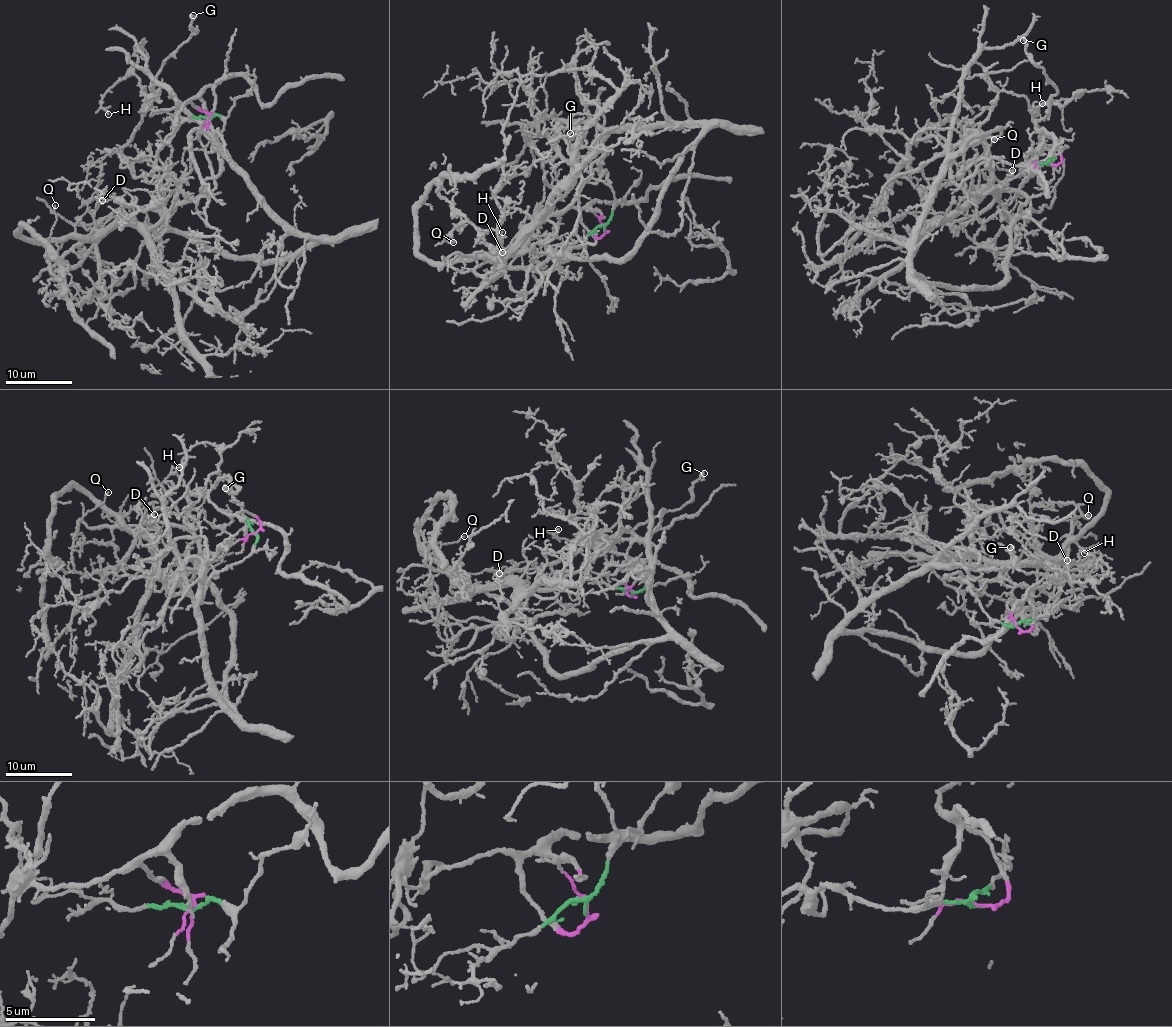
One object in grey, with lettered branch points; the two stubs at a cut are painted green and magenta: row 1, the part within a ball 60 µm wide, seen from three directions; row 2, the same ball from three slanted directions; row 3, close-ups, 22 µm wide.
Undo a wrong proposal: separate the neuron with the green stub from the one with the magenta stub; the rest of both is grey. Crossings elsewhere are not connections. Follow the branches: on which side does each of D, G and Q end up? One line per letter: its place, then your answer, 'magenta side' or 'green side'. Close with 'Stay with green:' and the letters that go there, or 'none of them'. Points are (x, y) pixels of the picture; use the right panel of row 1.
D: place (1012, 170); green side
G: place (1023, 40); magenta side
Q: place (994, 139); green side
Stay with green: D, Q

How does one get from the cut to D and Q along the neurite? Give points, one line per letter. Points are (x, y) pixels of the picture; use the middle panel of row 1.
D: (605, 227), (615, 203), (602, 169), (605, 153), (570, 204), (532, 220), (527, 213), (502, 252)
Q: (605, 227), (615, 203), (605, 153), (570, 204), (507, 256), (500, 260), (469, 221), (444, 240), (453, 242)

